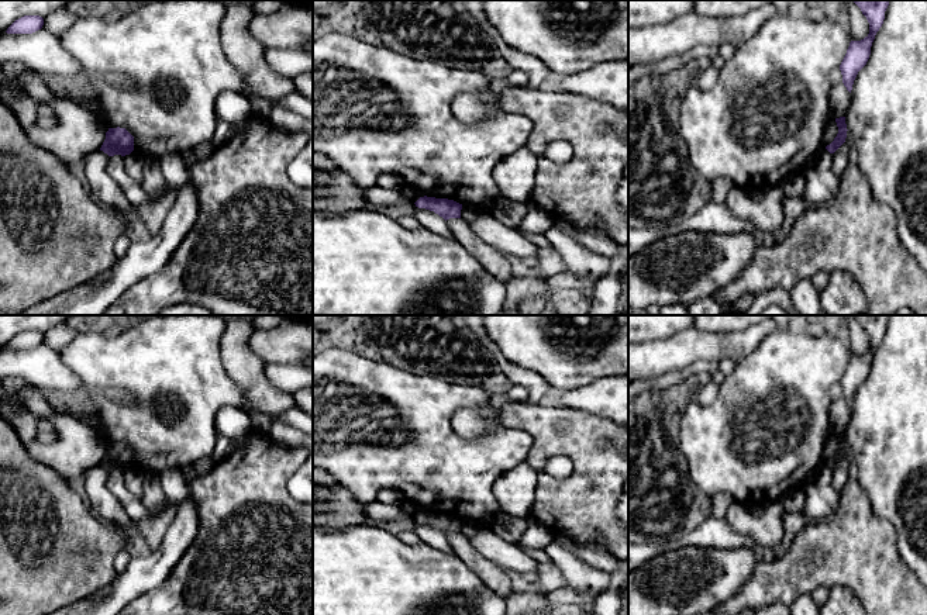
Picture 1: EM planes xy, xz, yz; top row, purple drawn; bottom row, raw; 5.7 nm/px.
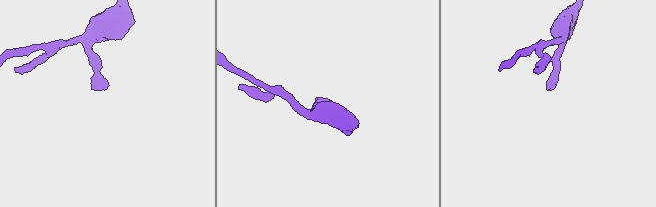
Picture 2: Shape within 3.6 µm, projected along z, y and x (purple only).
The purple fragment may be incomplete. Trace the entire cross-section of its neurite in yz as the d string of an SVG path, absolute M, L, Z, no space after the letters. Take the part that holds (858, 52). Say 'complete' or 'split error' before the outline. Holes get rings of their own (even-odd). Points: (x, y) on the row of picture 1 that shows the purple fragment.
complete | M852 0L869 23L869 34L861 41L851 41L840 65L842 83L851 93L858 72L866 65L876 32L883 24L889 0Z

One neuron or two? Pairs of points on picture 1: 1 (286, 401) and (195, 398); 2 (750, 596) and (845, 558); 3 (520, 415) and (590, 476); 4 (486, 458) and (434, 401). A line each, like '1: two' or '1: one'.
1: two
2: one
3: one
4: one

